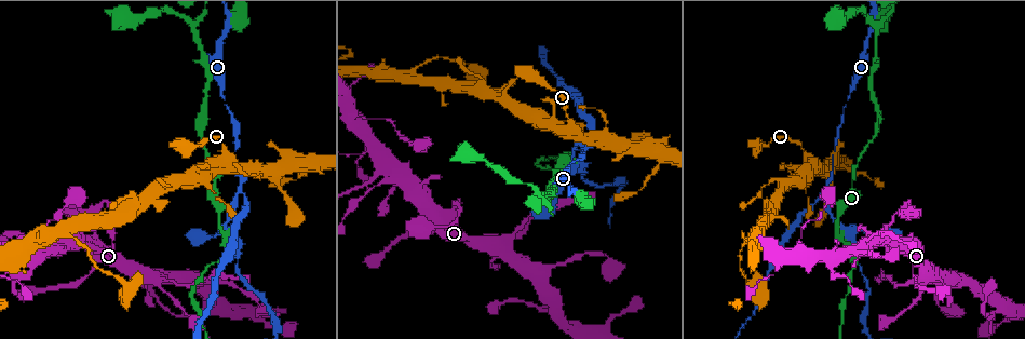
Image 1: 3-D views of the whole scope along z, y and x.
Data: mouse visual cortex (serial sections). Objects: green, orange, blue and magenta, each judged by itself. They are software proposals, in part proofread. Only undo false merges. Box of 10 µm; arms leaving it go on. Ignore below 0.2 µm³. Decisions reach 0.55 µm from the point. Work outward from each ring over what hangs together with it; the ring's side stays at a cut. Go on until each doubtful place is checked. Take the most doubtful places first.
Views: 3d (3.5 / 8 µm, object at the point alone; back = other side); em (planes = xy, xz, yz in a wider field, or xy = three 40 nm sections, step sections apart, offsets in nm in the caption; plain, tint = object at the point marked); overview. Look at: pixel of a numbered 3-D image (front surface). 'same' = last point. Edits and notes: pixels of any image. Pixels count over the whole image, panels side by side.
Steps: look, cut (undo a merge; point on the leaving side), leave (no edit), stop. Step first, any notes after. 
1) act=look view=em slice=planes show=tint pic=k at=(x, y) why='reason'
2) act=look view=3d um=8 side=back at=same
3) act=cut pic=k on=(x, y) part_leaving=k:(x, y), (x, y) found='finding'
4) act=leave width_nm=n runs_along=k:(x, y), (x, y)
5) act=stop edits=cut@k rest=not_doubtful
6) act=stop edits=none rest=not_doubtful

act=look view=3d um=3.5 pic=1 at=(584, 145) why='sudden change in width'

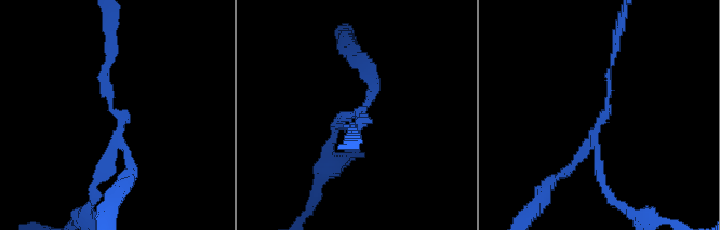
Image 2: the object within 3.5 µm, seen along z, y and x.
act=look view=em slice=xy step=1 show=tint pic=2 at=(594, 133) arms=3 arm_widths_nm=100,150,150 why='shape alone is not enough'

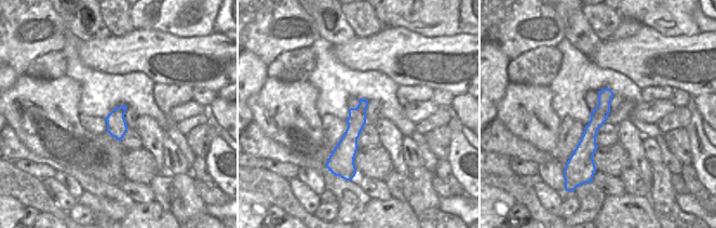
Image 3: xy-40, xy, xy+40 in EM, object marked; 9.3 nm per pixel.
act=cut pic=2 on=(601, 176) width_nm=170 part_leaving=2:(594, 137), (600, 180), (641, 220) found='a second cell is stuck on'

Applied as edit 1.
act=look view=3d um=3.5 pic=1 at=(878, 29) why='thin neck'

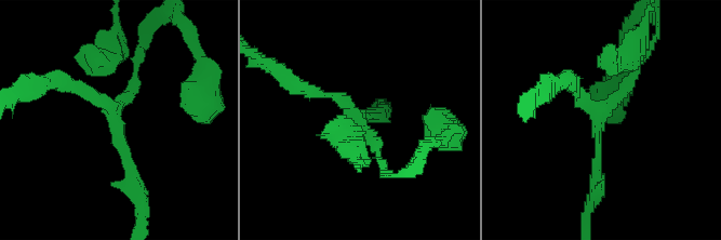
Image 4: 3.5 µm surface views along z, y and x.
act=look view=em slice=xy step=2 show=tint pic=4 at=(600, 114) arms=3 arm_widths_nm=150,150,200 why='now the EM'

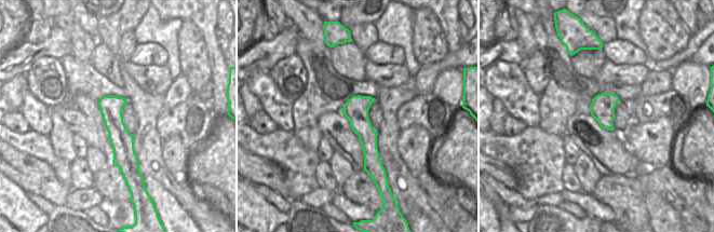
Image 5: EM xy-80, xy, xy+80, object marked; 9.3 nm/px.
act=look view=em slice=xy step=3 show=tint at=same why='another direction'

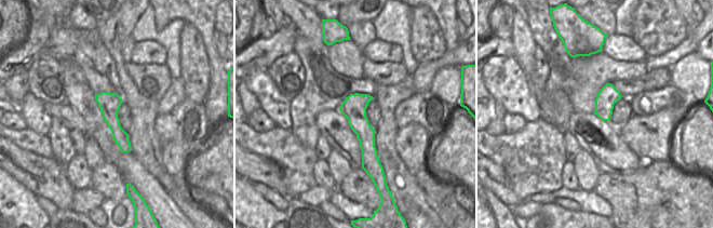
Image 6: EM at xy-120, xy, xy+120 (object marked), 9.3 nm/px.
act=leave runs_along=4:(133, 185), (110, 108), (61, 81) found='one cell here'

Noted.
act=look view=3d um=3.5 pic=1 at=(852, 260) why='sharp bend'

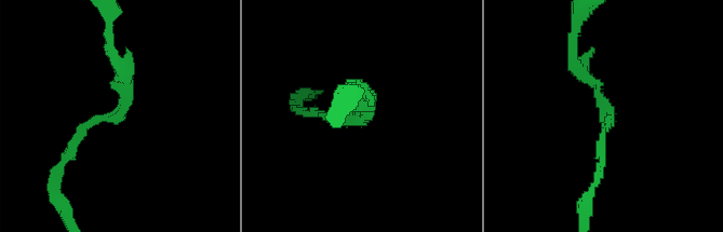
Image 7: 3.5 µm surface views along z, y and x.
act=look view=em slice=planes show=tint pic=7 at=(125, 106) arm_widths_nm=150,200 why='shape alone is not enough'

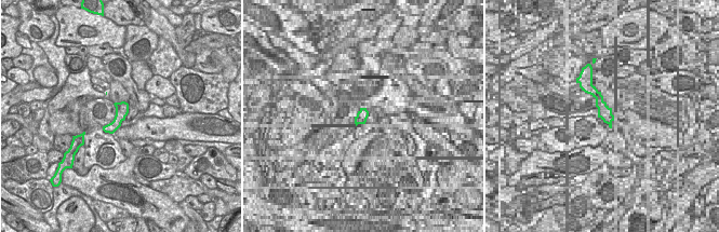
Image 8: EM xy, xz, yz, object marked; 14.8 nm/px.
act=look view=em slice=xy step=2 show=tint at=same

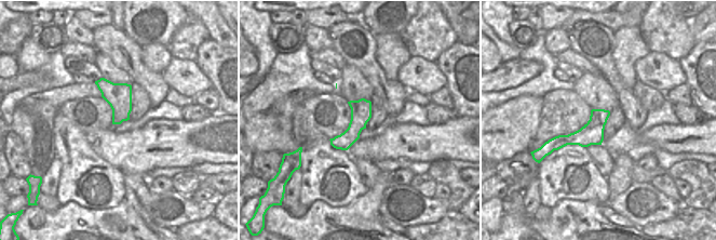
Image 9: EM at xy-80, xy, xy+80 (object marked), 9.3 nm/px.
act=leave found='all the same cell'

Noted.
act=stop edits=cut@2 rest=not_doubtful

